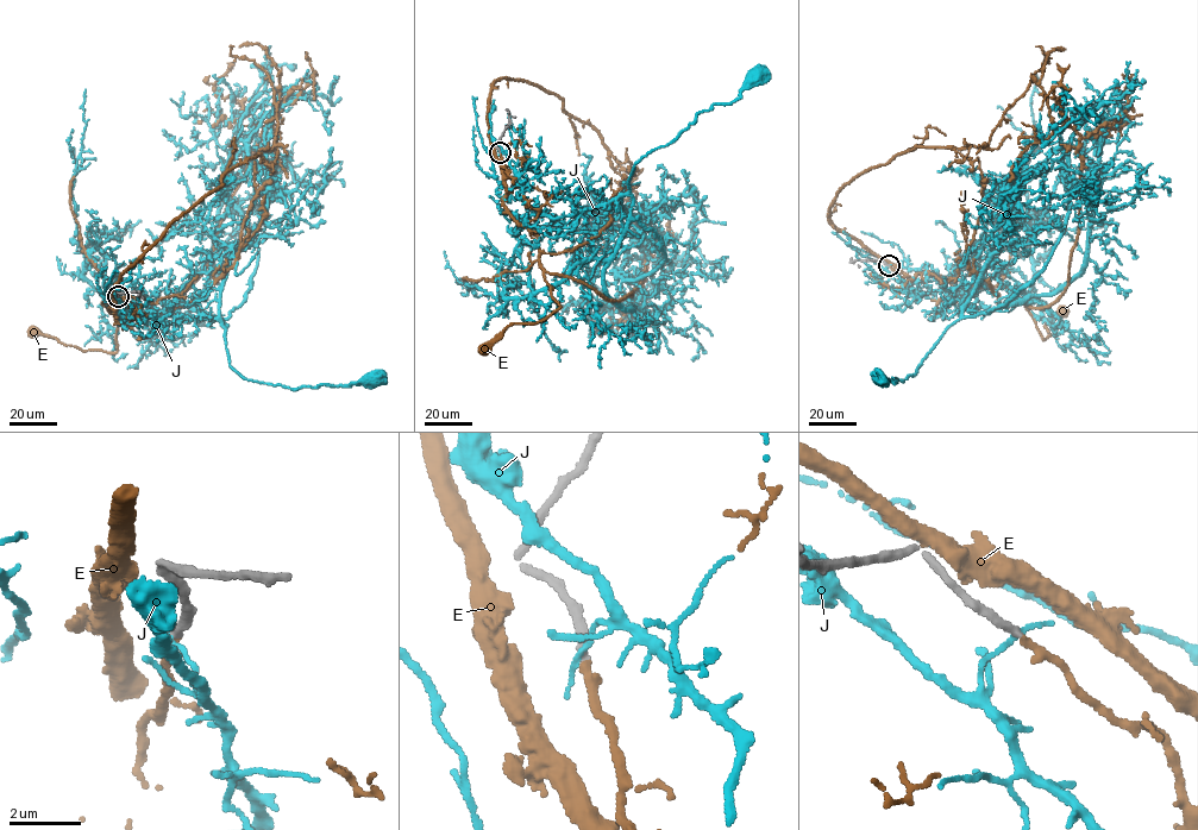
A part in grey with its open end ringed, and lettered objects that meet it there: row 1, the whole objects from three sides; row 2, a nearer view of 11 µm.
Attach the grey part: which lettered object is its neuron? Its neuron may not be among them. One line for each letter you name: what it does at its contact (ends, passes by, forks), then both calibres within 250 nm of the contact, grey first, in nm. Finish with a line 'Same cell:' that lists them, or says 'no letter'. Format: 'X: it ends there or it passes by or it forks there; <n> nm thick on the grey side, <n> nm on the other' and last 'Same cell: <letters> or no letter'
E: it ends there; 240 nm thick on the grey side, 240 nm on the other
Same cell: E

